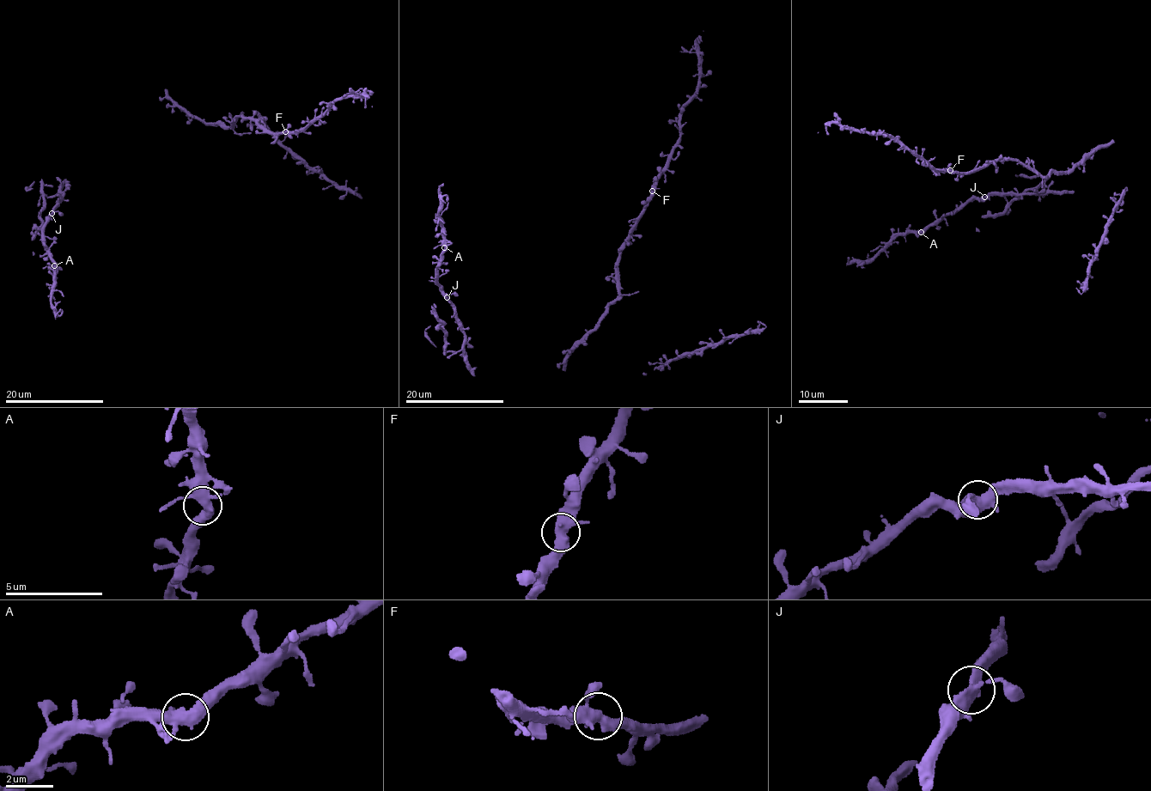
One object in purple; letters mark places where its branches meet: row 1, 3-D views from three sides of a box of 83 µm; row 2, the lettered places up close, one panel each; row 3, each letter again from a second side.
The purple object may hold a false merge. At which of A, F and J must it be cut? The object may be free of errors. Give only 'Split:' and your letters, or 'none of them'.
Split: none of them

